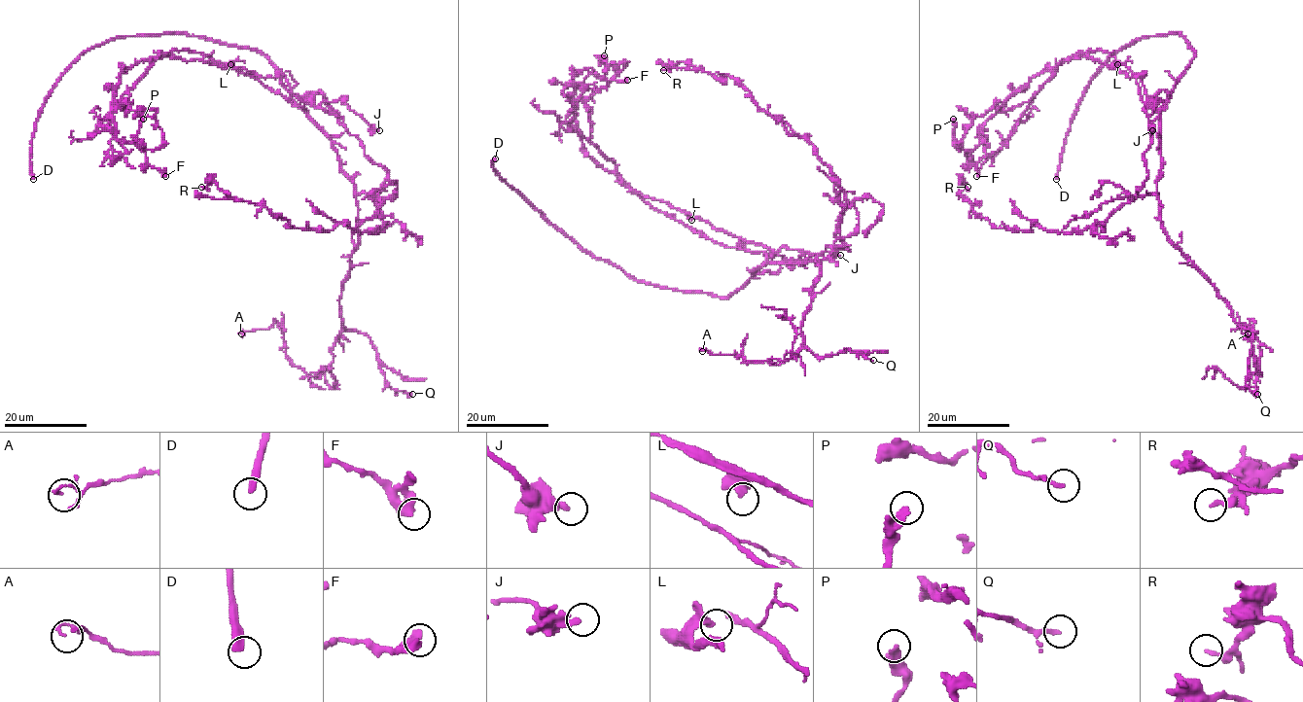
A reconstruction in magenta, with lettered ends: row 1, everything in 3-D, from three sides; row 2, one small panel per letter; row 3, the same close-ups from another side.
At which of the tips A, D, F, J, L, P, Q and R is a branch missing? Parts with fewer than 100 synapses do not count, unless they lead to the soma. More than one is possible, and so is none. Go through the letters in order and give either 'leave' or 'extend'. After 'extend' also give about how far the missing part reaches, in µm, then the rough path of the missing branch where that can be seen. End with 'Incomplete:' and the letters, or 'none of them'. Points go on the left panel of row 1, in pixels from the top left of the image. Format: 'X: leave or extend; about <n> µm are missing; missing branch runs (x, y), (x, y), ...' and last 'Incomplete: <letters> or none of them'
A: leave
D: extend; about 90 µm are missing; missing branch runs (33, 179), (36, 218), (91, 344), (68, 378), (47, 378), (29, 364), (21, 347), (18, 317), (13, 302)
F: leave
J: leave
L: leave
P: leave
Q: leave
R: leave
Incomplete: D

